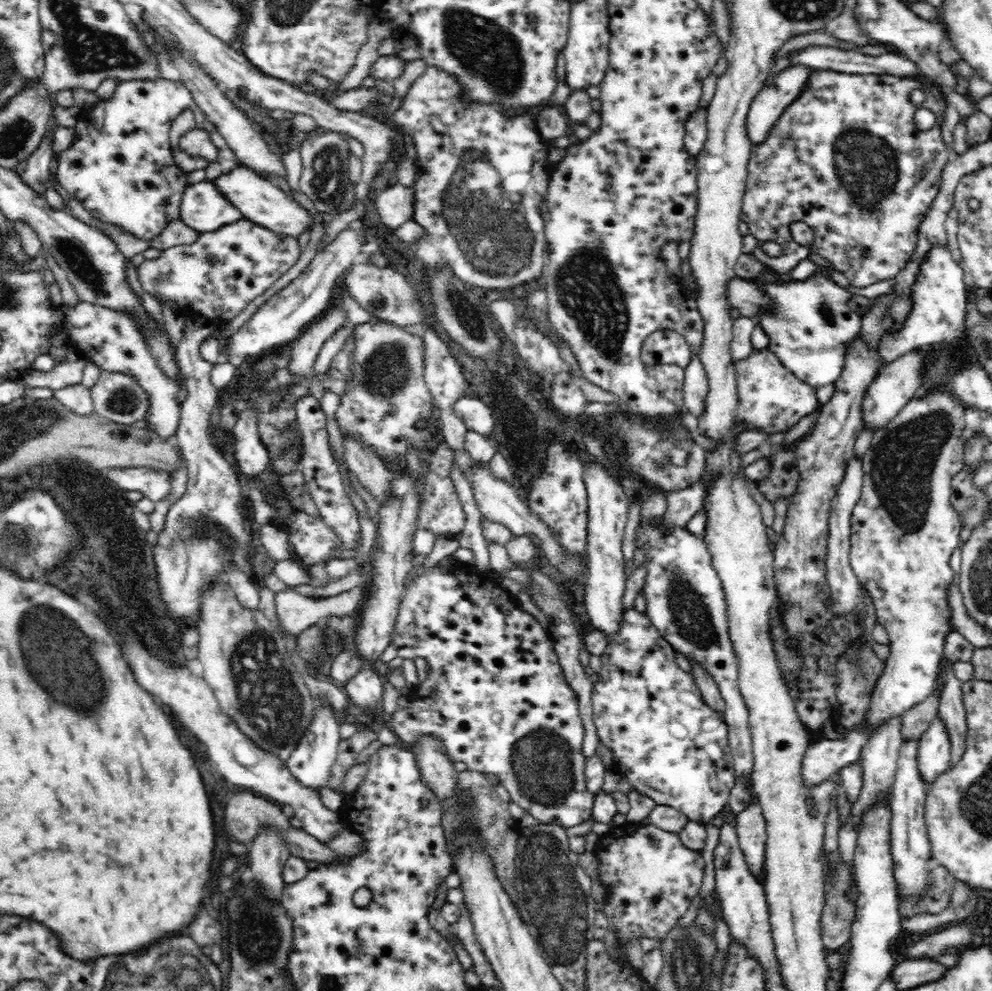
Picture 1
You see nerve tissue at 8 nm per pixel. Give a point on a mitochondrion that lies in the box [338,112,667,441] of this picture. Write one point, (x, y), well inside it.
(483, 213)

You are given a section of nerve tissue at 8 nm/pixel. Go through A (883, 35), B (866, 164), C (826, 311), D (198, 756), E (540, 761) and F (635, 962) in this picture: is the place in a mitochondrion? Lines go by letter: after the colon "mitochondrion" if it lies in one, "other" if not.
A: other
B: mitochondrion
C: mitochondrion
D: other
E: mitochondrion
F: other

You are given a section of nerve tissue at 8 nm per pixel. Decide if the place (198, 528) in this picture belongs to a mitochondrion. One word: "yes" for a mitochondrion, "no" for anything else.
yes

